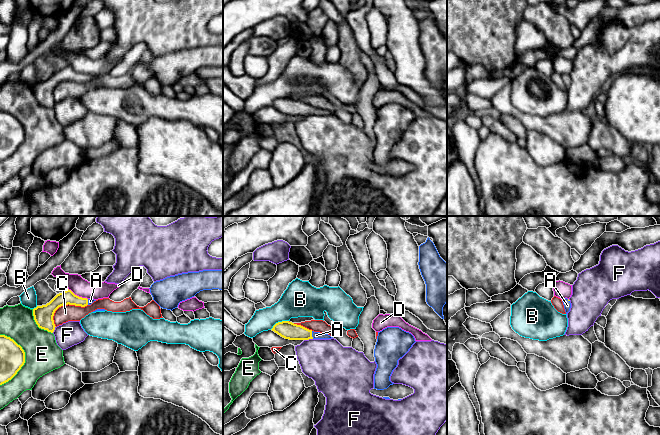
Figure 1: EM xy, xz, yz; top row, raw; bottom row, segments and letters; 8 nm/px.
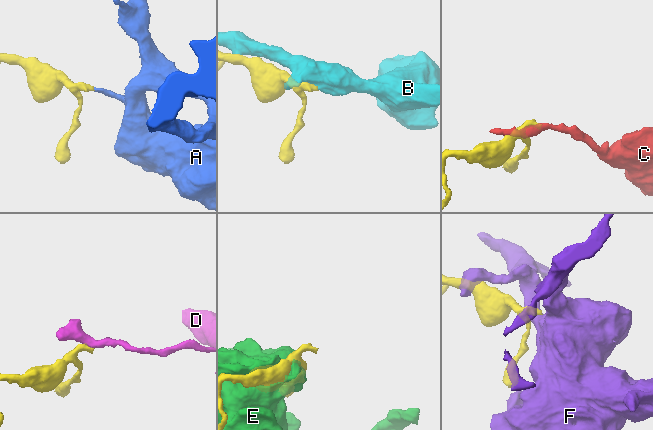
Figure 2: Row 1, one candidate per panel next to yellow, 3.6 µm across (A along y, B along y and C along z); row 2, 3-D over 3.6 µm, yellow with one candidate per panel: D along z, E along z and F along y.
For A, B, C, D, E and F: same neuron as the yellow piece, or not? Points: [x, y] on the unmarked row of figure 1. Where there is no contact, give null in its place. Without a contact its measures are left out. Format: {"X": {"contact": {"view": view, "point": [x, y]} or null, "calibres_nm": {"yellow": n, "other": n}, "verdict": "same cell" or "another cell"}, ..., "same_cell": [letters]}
{"A": {"contact": {"view": "xz", "point": [311, 111]}, "calibres_nm": {"yellow": 140, "other": 60}, "verdict": "same cell"}, "B": {"contact": {"view": "xz", "point": [279, 98]}, "calibres_nm": {"yellow": 140, "other": 280}, "verdict": "another cell"}, "C": {"contact": {"view": "xy", "point": [64, 80]}, "calibres_nm": {"yellow": 160, "other": 140}, "verdict": "another cell"}, "D": {"contact": {"view": "xy", "point": [78, 72]}, "calibres_nm": {"yellow": 110, "other": 140}, "verdict": "another cell"}, "E": {"contact": {"view": "xy", "point": [37, 100]}, "calibres_nm": {"yellow": 160, "other": 280}, "verdict": "another cell"}, "F": {"contact": {"view": "xz", "point": [308, 115]}, "calibres_nm": {"yellow": 140, "other": 360}, "verdict": "another cell"}, "same_cell": ["A"]}

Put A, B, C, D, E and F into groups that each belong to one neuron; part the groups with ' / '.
A / B / C / D / E / F

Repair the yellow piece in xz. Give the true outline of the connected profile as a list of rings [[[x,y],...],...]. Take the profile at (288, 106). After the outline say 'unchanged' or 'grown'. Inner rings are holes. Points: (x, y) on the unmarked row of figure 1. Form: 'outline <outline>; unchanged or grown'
outline [[[289,97],[276,99],[271,105],[281,113],[289,116],[309,116],[309,115],[331,115],[332,112],[320,108],[314,108],[301,101]]]; grown

